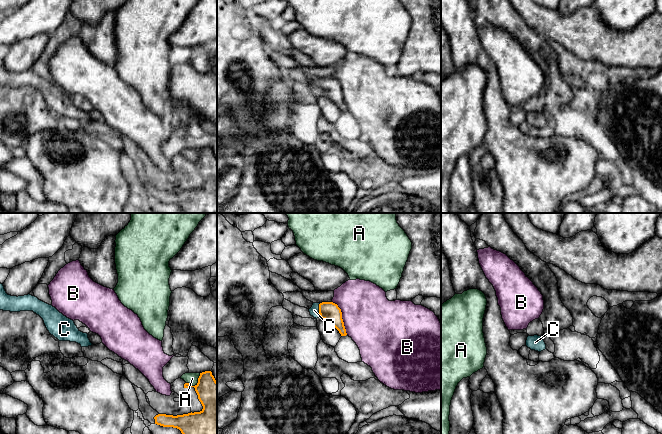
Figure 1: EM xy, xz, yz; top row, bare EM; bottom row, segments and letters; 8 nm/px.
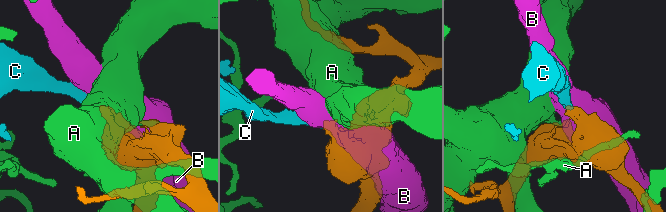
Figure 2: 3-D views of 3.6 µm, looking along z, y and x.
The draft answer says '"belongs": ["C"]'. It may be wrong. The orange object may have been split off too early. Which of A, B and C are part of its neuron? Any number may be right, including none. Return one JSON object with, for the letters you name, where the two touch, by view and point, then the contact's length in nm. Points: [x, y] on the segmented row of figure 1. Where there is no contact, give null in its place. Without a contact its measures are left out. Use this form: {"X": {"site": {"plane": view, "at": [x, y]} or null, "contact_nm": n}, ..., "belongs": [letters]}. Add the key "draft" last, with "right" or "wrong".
{"C": {"site": {"plane": "xz", "at": [319, 310]}, "contact_nm": 120}, "belongs": ["C"], "draft": "right"}

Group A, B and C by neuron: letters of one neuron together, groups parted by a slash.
A / B / C

